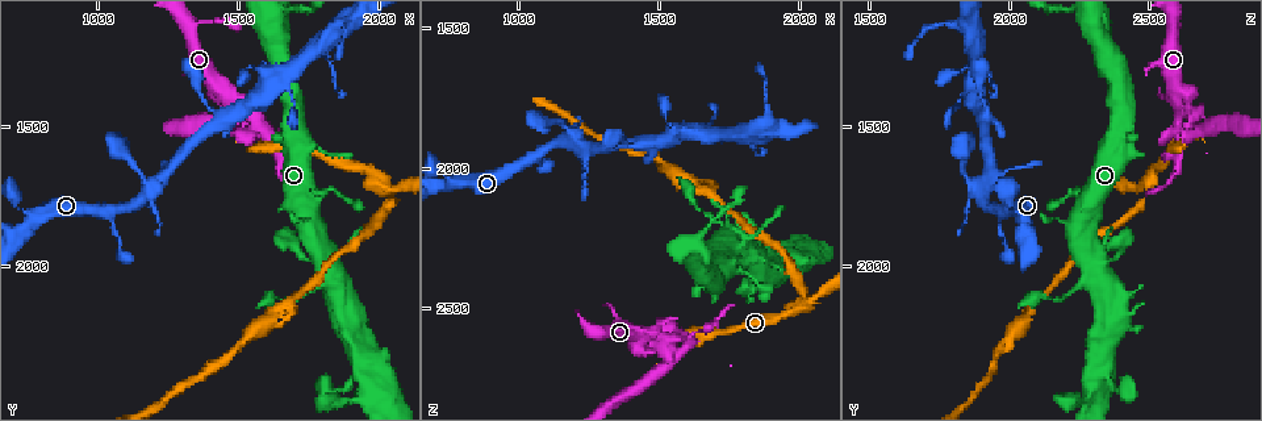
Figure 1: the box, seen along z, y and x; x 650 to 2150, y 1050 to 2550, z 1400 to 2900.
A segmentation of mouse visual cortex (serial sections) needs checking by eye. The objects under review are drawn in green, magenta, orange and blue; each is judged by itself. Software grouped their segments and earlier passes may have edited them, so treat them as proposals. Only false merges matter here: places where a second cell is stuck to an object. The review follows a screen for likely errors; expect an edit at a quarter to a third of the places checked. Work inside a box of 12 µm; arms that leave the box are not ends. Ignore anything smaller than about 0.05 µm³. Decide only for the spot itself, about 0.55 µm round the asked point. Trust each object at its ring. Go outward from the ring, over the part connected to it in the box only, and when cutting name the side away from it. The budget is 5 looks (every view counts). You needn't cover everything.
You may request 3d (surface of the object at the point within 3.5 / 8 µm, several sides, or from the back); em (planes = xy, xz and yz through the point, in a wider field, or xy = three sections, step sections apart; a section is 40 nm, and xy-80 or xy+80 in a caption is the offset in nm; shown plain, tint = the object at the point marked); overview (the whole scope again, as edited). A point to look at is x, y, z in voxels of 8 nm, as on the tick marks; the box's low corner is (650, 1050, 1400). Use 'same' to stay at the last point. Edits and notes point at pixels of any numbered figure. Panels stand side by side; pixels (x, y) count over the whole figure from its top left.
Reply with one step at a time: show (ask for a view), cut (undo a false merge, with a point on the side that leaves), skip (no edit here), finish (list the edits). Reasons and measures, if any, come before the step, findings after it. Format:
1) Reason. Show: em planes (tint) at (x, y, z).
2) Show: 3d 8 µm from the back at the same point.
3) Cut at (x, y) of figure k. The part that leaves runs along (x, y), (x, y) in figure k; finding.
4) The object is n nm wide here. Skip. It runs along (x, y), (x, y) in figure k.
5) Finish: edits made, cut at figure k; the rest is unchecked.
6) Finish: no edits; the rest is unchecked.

Looks like a crossing. Show: 3d 3.5 µm at (1610, 1530, 2620).

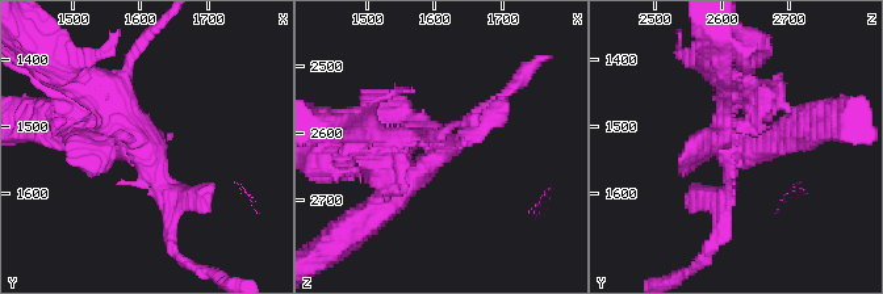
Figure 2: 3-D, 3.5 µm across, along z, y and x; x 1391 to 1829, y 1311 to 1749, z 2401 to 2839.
4 arms meet here; the arms are 200, 300, 300, 350 nm wide. Show: em xy step 3 (tint) at (1605, 1535, 2610).

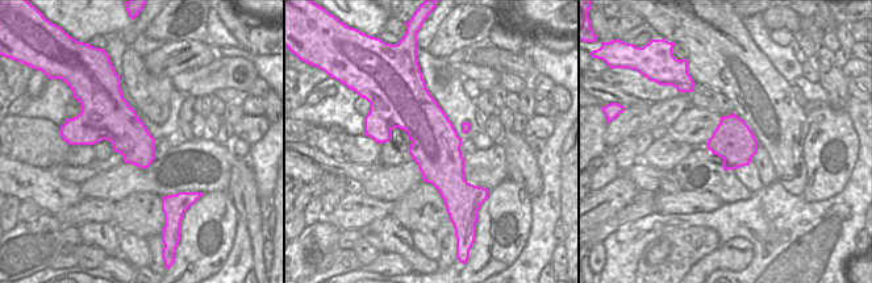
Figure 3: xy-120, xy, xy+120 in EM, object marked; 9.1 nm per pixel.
Cut at (704, 156) of figure 2. Two cells meet here.

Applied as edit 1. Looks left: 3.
A fork. Show: 3d 3.5 µm at (2020, 1710, 2500).

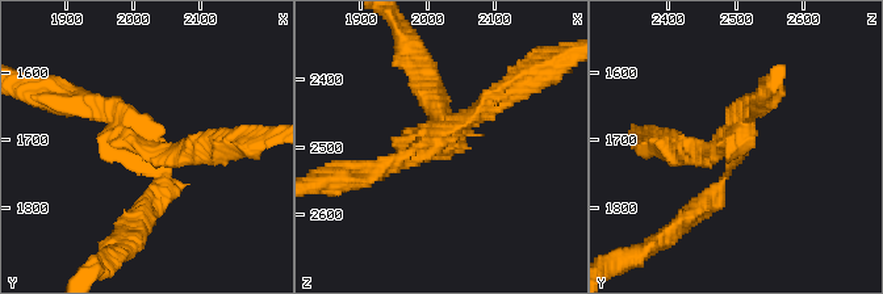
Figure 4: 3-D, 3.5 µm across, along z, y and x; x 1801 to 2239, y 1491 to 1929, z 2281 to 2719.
3 arms meet here; the arms are 200, 250, 250 nm wide. Show: em xy step 2 (tint) at (2015, 1715, 2500).

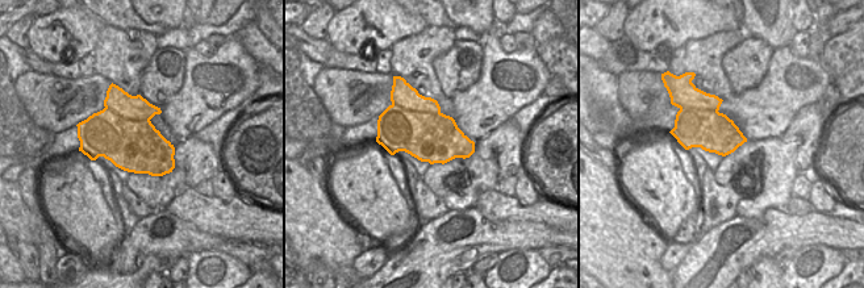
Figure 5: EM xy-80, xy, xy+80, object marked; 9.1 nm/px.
Cut at (708, 204) of figure 4. The part that leaves runs along (731, 164), (707, 205), (660, 242) in figure 4; two cells meet here.

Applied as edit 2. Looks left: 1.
Finish: edits made, cut at figure 2, cut at figure 4; the rest is unchecked.

